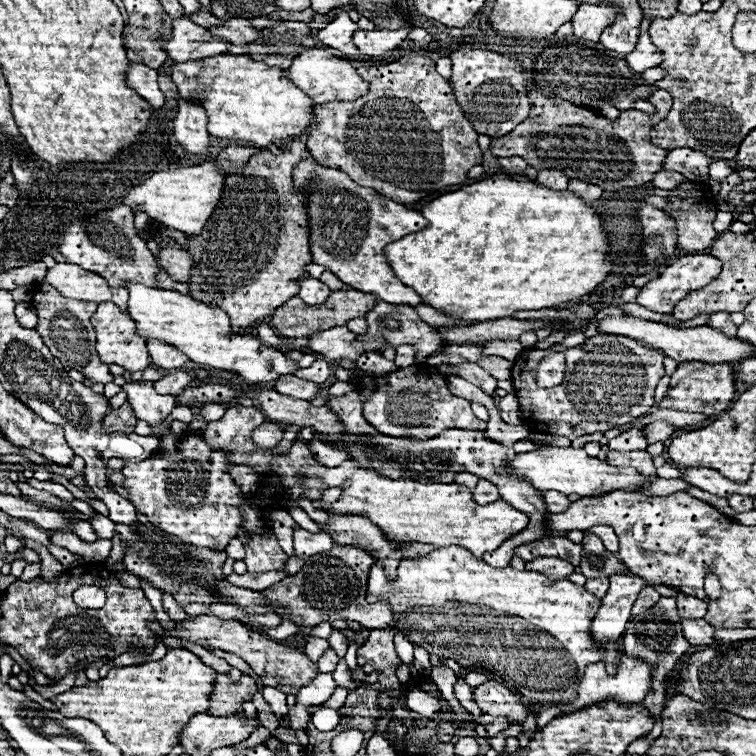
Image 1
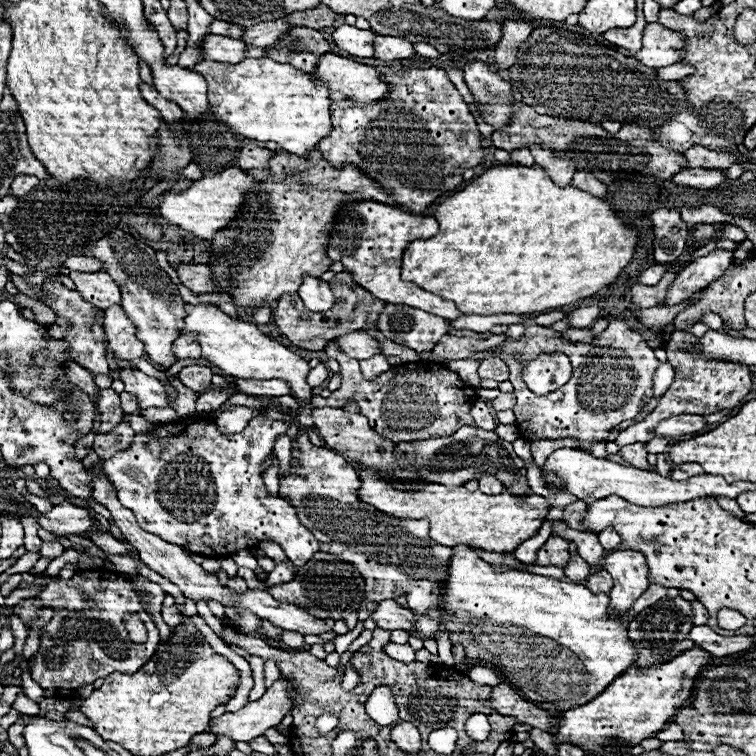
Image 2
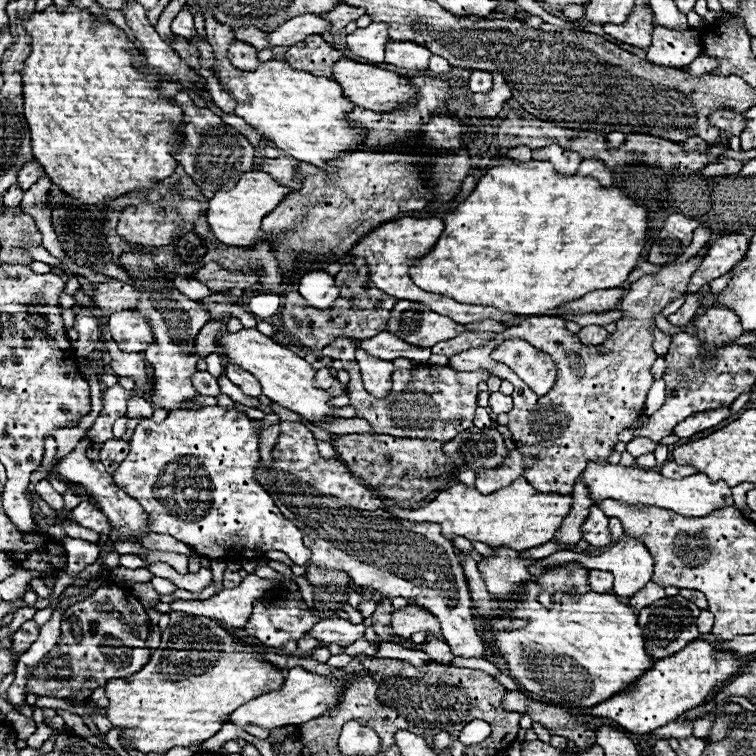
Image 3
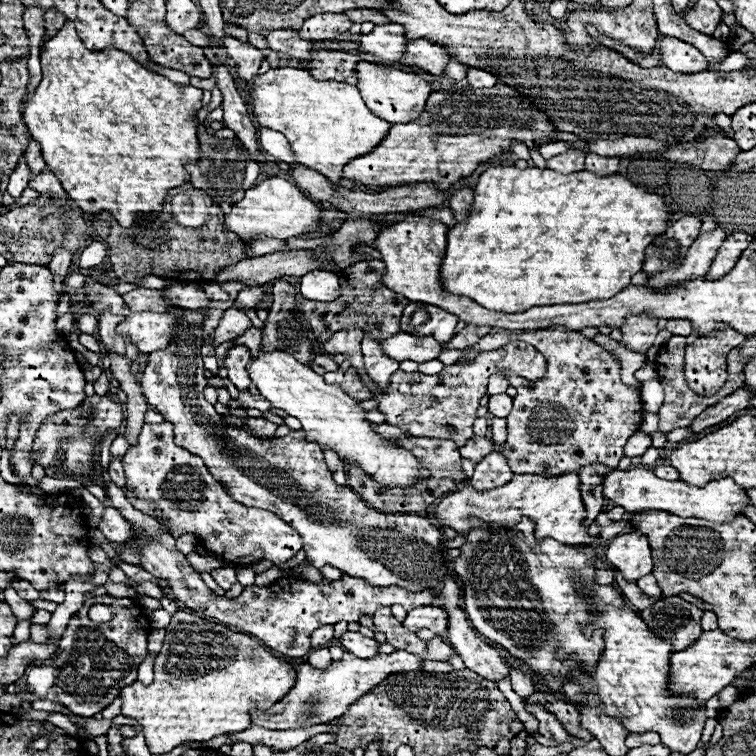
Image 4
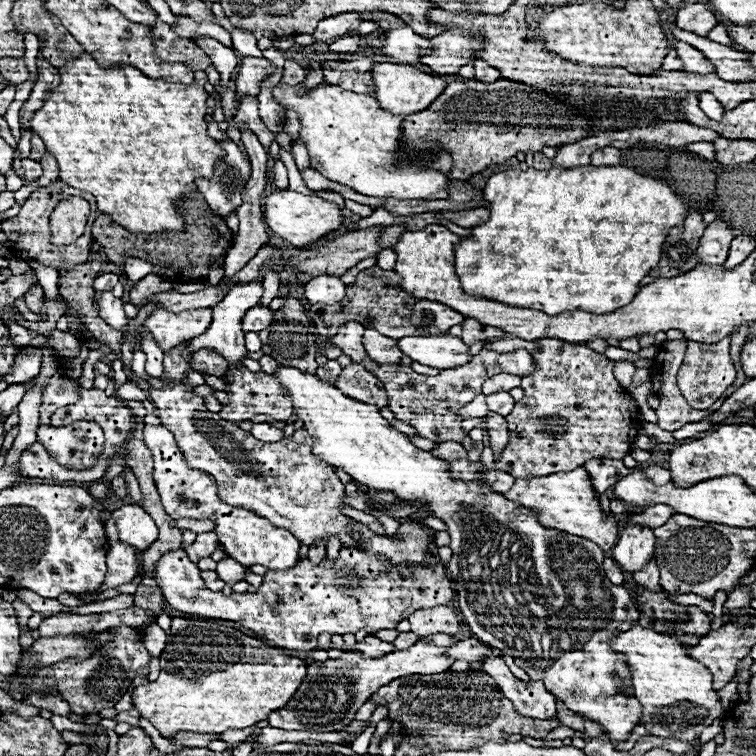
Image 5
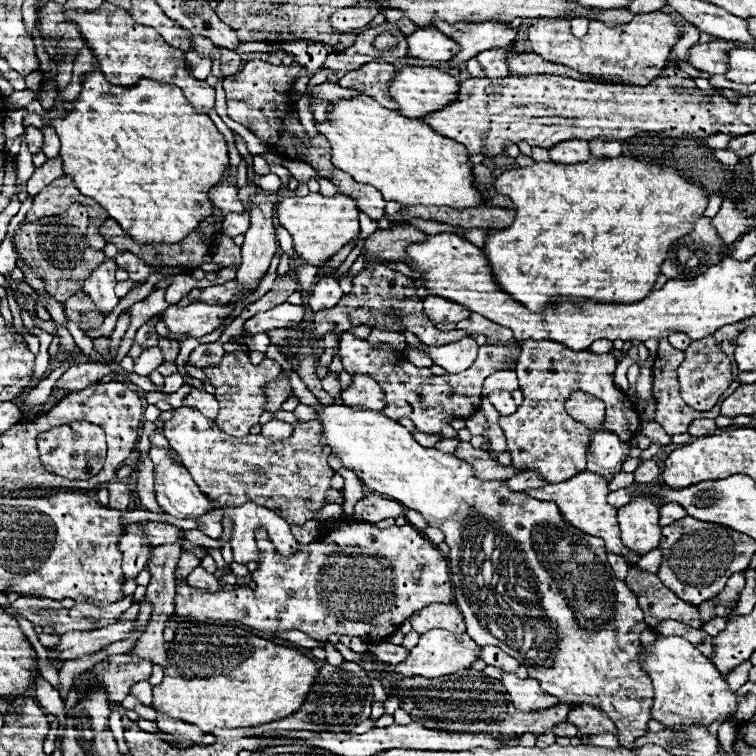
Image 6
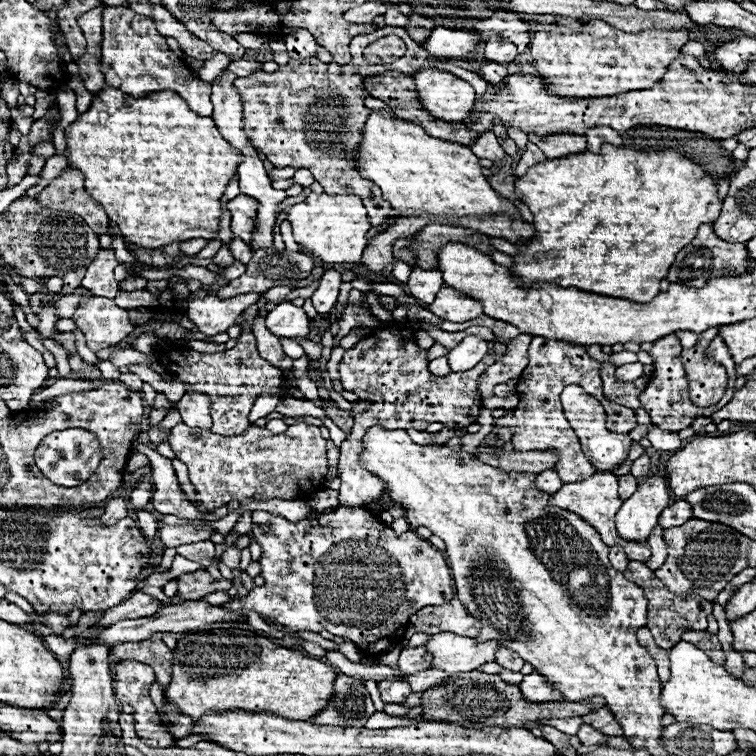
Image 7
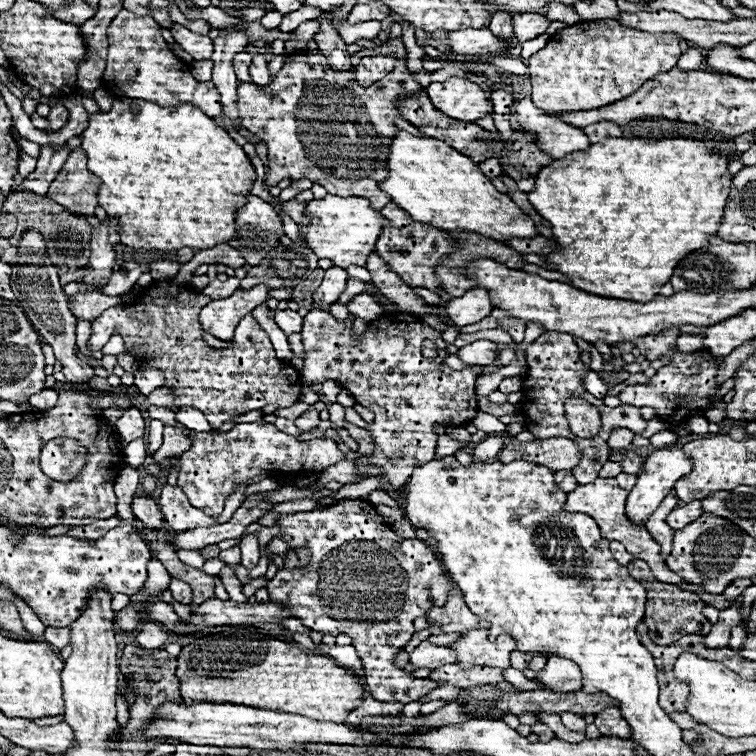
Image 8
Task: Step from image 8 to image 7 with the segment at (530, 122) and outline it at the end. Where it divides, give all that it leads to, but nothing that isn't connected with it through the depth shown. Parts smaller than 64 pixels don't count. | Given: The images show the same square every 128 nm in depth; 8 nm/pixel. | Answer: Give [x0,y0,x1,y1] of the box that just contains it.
[478,62,586,160]

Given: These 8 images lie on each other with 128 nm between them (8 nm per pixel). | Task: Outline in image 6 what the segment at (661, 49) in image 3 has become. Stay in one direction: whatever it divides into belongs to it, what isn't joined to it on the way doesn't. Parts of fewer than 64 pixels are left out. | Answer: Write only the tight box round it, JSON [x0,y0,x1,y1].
[690,40,740,74]

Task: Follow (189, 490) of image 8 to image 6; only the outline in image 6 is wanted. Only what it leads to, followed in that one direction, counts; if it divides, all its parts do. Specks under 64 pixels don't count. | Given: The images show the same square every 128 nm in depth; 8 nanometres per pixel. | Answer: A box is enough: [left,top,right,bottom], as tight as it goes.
[162,408,334,524]

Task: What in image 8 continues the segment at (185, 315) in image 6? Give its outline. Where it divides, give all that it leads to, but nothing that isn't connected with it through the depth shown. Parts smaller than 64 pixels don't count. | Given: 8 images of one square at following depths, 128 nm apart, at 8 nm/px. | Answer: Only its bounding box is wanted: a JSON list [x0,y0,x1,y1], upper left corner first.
[200,284,270,340]

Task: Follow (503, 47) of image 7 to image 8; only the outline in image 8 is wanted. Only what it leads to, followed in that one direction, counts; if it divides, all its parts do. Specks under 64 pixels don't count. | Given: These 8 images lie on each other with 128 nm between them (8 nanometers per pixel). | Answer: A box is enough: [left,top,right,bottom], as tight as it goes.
[488,8,514,38]

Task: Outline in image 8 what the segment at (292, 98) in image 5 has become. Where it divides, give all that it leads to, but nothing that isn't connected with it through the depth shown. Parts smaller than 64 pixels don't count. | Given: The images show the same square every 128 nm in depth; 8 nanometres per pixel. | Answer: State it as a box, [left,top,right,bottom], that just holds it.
[380,130,538,242]

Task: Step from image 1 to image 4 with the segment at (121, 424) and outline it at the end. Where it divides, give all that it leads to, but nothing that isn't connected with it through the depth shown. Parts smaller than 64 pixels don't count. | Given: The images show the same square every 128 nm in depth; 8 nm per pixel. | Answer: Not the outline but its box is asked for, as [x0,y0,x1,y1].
[108,458,126,488]

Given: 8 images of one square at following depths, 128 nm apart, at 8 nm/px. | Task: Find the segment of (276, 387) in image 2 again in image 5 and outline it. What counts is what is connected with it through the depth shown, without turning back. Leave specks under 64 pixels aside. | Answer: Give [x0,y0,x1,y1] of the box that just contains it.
[182,276,262,364]

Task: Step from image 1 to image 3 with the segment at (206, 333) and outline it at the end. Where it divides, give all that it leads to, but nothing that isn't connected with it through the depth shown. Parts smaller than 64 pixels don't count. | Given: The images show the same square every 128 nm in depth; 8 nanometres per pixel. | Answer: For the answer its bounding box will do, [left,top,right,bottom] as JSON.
[218,330,338,424]

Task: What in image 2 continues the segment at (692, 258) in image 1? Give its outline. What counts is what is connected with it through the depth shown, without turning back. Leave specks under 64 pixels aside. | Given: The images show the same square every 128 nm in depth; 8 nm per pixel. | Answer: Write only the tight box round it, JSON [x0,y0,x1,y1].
[664,248,734,306]

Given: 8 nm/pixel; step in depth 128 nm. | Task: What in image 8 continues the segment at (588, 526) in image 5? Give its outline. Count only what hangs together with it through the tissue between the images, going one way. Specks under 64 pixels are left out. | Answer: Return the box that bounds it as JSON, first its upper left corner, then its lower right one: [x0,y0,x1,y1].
[564,478,734,610]

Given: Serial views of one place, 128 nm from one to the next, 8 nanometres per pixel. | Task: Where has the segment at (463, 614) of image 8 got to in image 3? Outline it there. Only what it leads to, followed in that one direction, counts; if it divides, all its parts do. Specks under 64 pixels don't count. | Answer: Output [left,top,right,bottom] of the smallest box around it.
[392,606,440,638]

